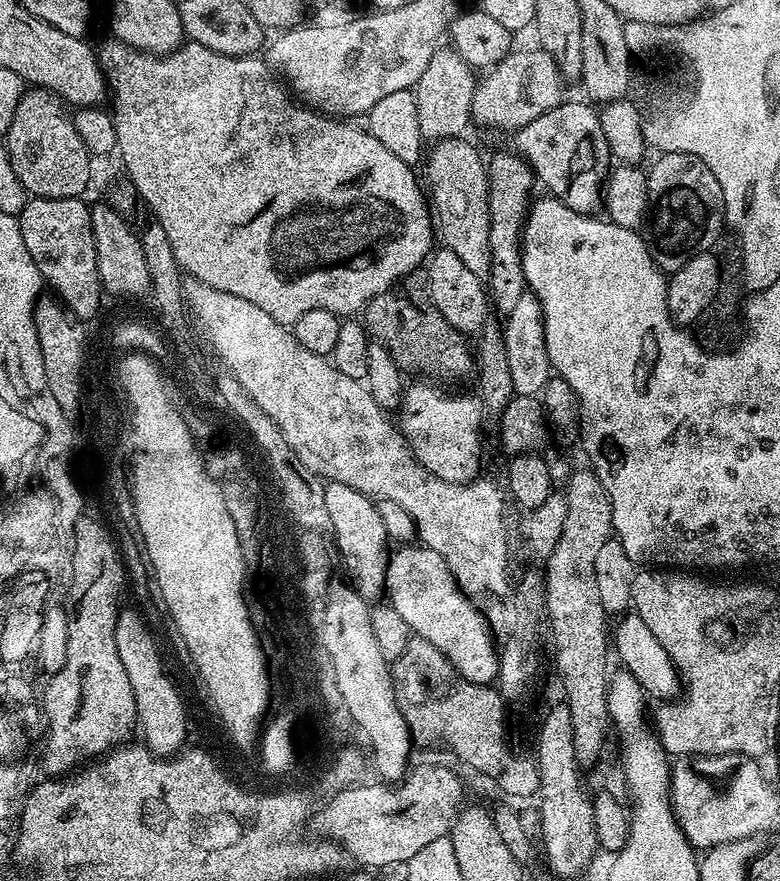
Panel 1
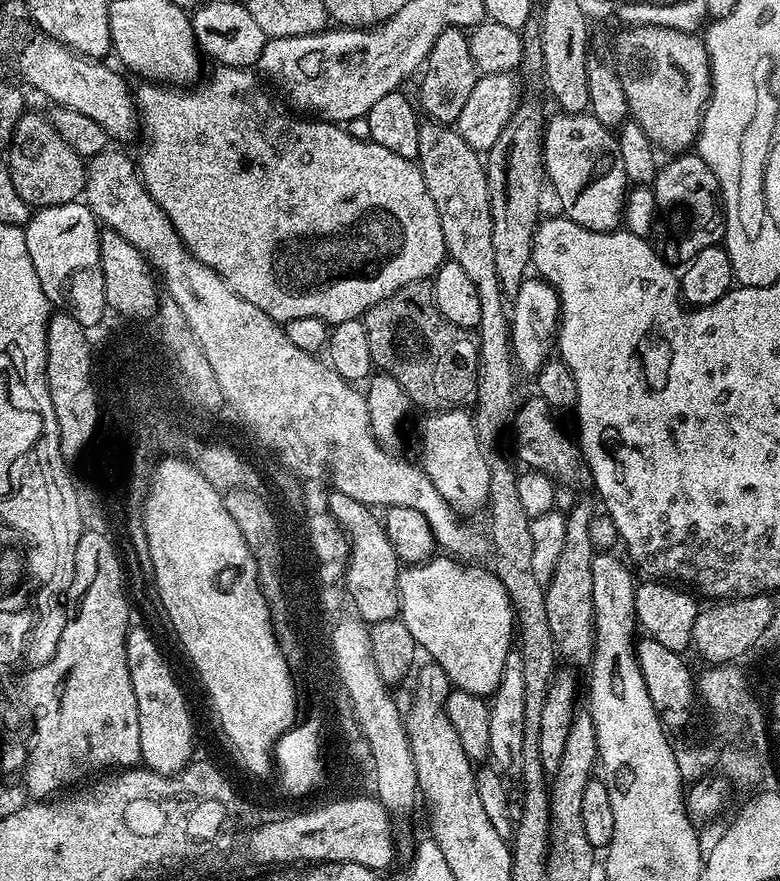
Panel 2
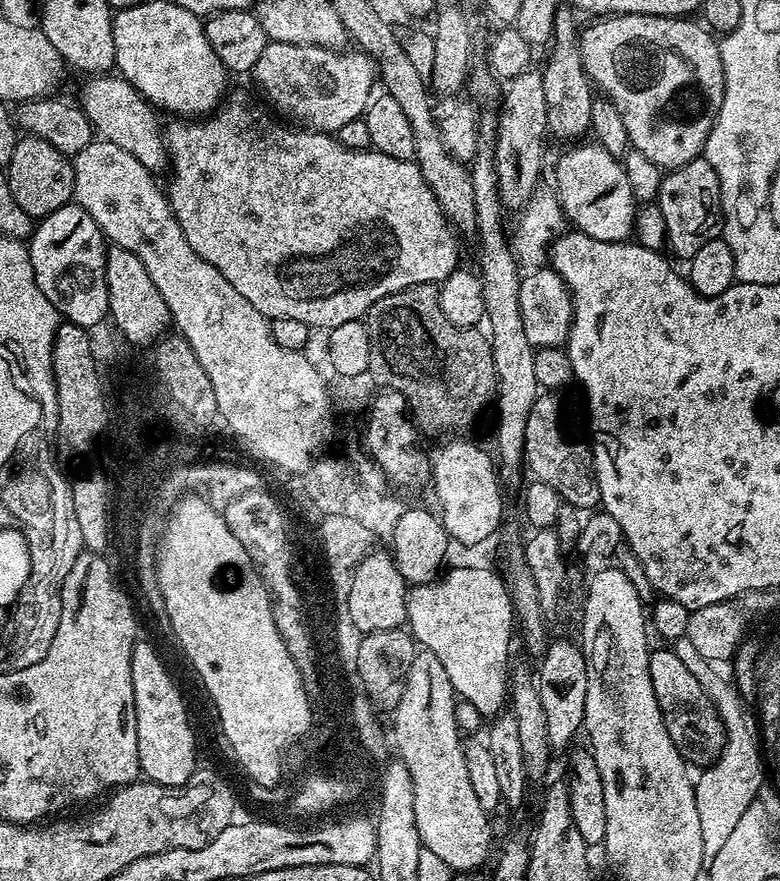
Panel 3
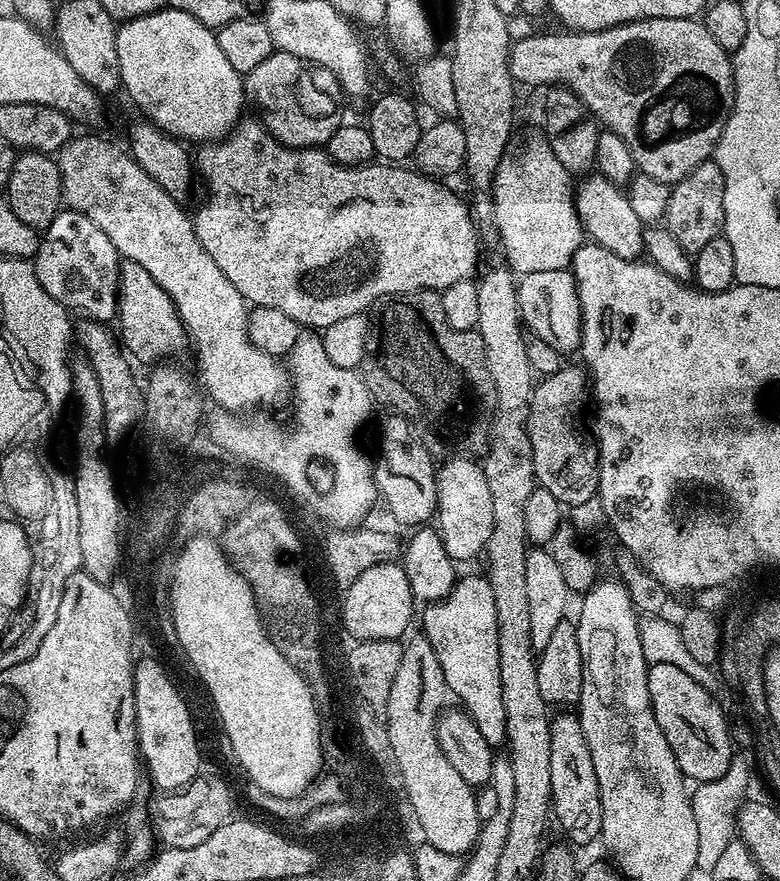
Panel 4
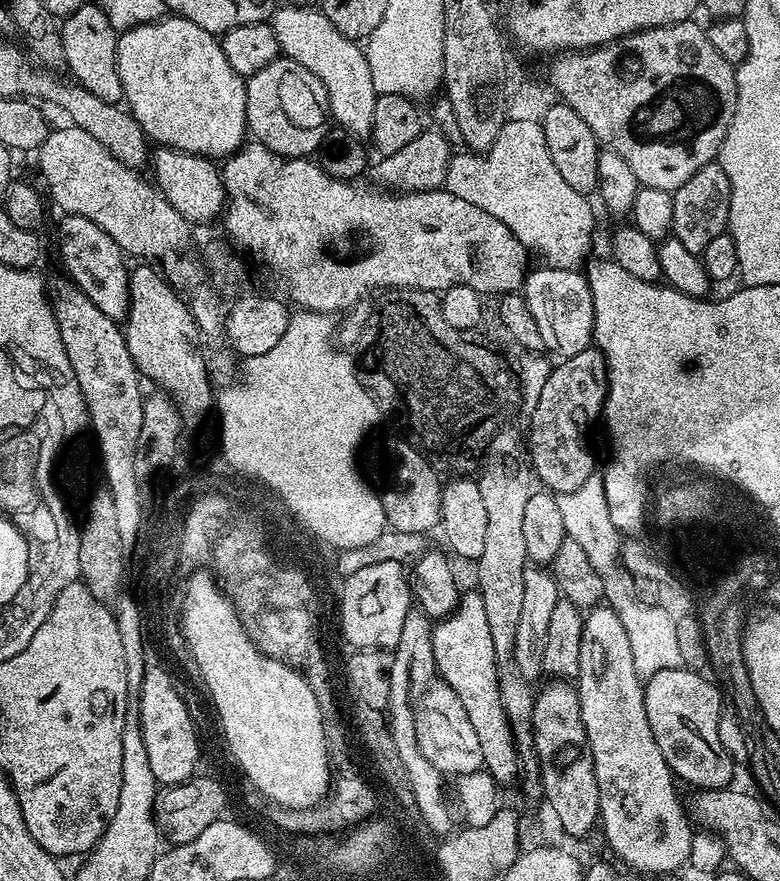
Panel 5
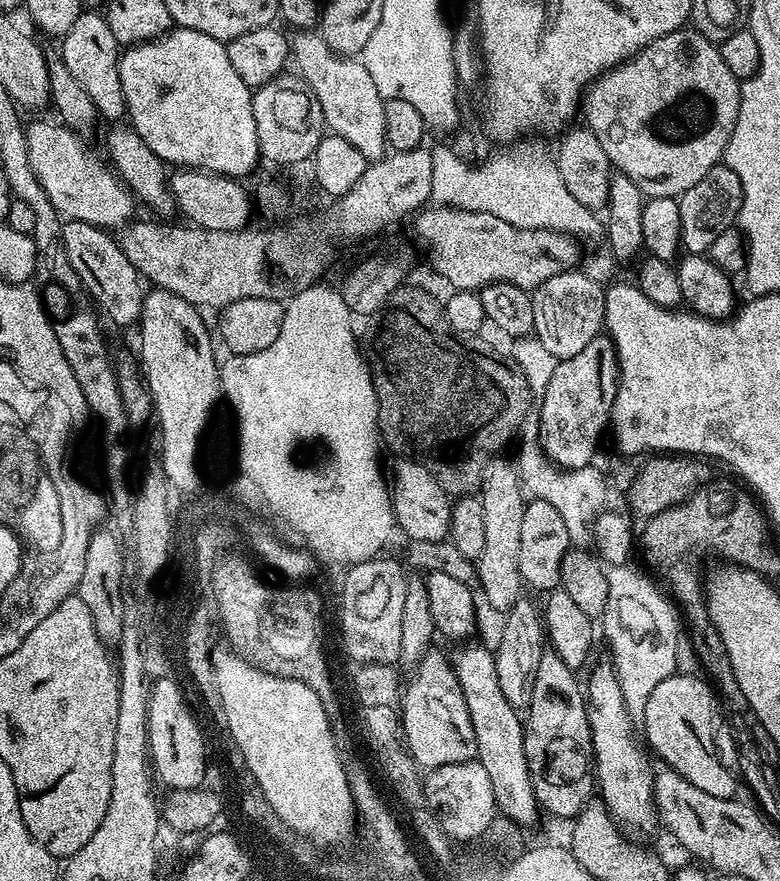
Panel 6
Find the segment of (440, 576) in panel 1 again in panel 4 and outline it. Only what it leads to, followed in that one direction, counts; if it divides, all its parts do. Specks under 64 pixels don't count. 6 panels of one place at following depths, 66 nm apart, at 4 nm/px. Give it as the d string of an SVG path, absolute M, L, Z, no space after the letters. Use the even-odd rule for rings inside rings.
M483 575L464 576L457 579L448 596L433 600L424 612L422 634L434 646L438 654L438 666L442 666L444 681L451 695L460 699L459 707L468 713L468 717L482 730L482 738L493 746L503 745L507 741L506 706L502 706L502 678L498 674L498 614L494 610L494 590Z

